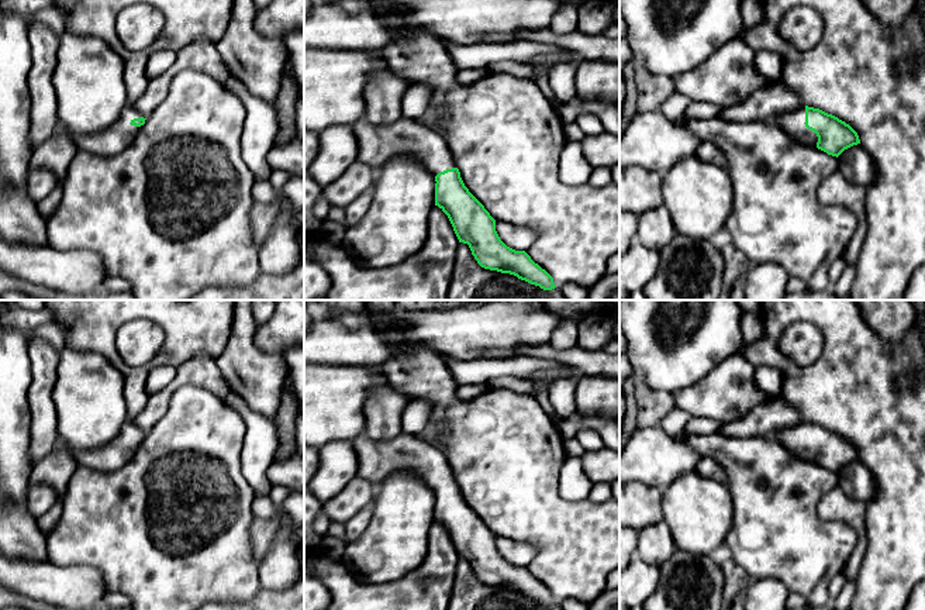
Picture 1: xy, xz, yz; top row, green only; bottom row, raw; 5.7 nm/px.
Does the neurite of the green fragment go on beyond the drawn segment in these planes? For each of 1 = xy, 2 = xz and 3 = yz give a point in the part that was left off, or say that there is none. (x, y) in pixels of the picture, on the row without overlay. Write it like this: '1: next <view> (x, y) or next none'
1: next xy (202, 371)
2: next xz (376, 459)
3: next yz (780, 420)

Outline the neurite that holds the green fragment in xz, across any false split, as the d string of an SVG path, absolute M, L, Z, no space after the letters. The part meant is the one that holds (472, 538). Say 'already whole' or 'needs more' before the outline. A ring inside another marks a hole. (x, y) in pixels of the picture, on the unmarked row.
needs more; M362 432L351 442L356 452L358 478L377 485L394 472L413 472L435 493L435 521L448 531L459 555L449 610L562 610L553 593L525 566L515 566L500 555L496 535L465 502L446 456L435 445L404 432L383 441Z

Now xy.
needs more; M197 354L176 368L173 380L161 392L148 396L145 409L132 420L125 420L120 434L108 444L93 451L77 454L70 449L79 465L108 472L122 468L137 452L146 432L163 417L173 393L183 386L206 389L220 399L231 392L215 361L207 354Z

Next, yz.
needs more; M784 399L760 404L752 409L743 418L724 423L718 434L738 438L772 437L798 458L814 461L836 473L845 465L860 459L857 448L849 440L819 424L805 421L798 410Z

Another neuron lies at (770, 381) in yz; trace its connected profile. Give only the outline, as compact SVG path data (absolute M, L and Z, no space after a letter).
M772 366L756 368L755 383L764 393L764 404L783 399L784 375Z

